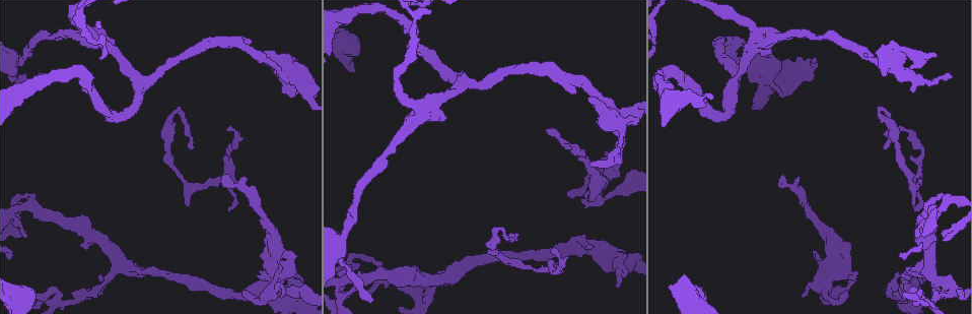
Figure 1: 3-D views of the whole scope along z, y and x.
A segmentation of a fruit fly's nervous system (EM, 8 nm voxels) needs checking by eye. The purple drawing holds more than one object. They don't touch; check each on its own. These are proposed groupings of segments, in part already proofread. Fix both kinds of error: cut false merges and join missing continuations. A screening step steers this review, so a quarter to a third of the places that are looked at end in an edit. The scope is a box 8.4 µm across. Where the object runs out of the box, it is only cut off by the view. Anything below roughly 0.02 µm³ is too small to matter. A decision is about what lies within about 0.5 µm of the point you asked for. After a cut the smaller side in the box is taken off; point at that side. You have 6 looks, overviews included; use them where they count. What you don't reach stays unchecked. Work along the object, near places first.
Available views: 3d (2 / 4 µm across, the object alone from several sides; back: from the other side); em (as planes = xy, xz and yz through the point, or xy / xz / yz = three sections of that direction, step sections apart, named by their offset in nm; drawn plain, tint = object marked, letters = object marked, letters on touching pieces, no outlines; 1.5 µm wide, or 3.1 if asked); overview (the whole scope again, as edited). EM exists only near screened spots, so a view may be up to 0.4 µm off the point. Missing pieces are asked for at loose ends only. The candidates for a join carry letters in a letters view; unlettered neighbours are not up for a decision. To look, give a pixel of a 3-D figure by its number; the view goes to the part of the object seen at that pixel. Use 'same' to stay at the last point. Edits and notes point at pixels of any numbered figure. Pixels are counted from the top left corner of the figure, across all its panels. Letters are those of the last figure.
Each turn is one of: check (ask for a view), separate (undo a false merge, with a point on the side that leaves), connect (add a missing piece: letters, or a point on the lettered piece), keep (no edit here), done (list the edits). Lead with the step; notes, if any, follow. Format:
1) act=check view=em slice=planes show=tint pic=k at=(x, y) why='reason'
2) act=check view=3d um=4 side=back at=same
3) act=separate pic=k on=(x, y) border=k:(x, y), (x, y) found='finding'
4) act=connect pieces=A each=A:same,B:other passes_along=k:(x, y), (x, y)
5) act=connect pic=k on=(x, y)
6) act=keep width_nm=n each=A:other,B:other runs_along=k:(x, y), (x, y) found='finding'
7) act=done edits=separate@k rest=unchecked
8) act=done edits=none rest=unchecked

act=check view=3d um=4 pic=1 at=(816, 59) why='branch stops here'

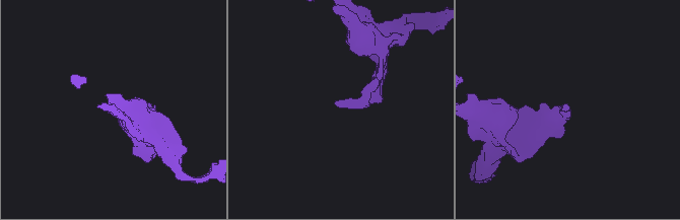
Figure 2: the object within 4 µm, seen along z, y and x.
act=check view=em slice=planes show=letters pic=2 at=(336, 105) why='shape alone is not enough'

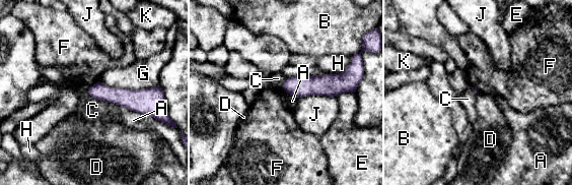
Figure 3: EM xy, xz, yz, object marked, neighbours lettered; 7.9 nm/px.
act=keep each=A:other,B:other,C:other,D:other,E:other,F:other,G:other,H:other,J:other,K:other runs_along=3:(91, 89), (116, 96), (153, 95) found='no lettered piece goes on from it'

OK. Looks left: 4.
act=check view=3d um=4 pic=1 at=(552, 248) why='free end'

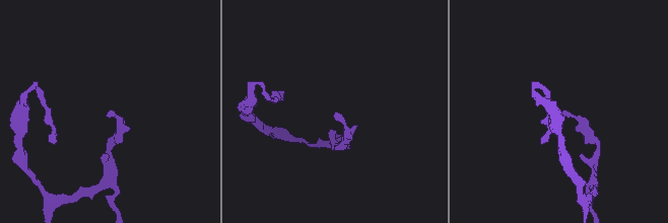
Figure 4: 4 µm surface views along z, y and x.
act=check view=em slice=planes show=letters pic=4 at=(565, 109) why='shape alone is not enough'

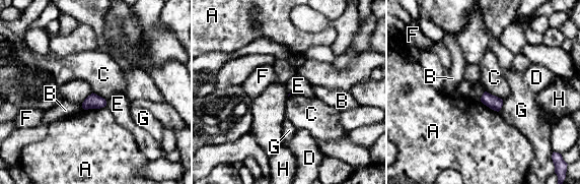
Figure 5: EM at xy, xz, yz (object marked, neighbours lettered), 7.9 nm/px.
act=keep each=A:other,B:other,C:other,D:other,E:other,F:other,G:other,H:other border=5:(486, 90), (502, 100) found='none of them fits'

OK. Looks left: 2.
act=check view=em slice=yz step=4 show=tint pic=1 at=(779, 179) why='an open end'

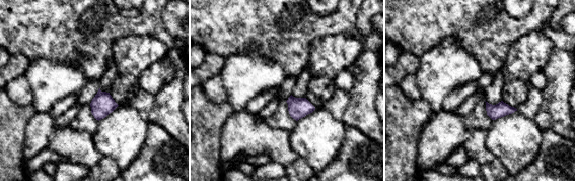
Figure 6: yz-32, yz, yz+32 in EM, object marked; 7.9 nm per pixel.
act=check view=em slice=planes show=letters at=same

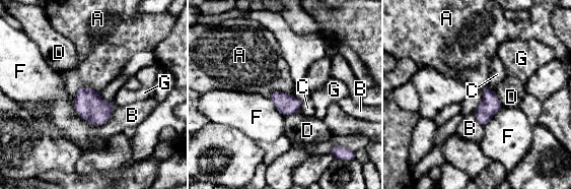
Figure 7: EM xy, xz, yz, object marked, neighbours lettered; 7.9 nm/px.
act=keep each=A:other,B:other,C:other,D:other,F:other,G:other border=7:(99, 91), (81, 87), (73, 101) found='no lettered piece goes on from it'

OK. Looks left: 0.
act=done edits=none rest=unchecked

